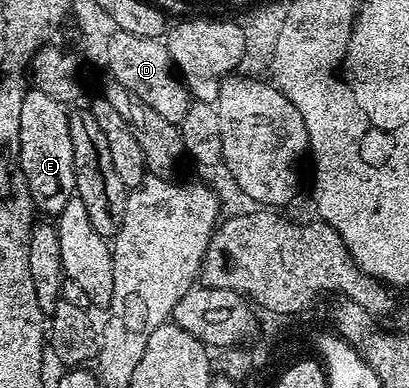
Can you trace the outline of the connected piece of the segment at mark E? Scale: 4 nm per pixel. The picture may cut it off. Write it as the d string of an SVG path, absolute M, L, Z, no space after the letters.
M28 90L21 101L19 121L19 173L27 183L31 202L44 211L44 216L57 217L61 209L73 198L75 166L73 145L67 124L68 108L46 93Z

